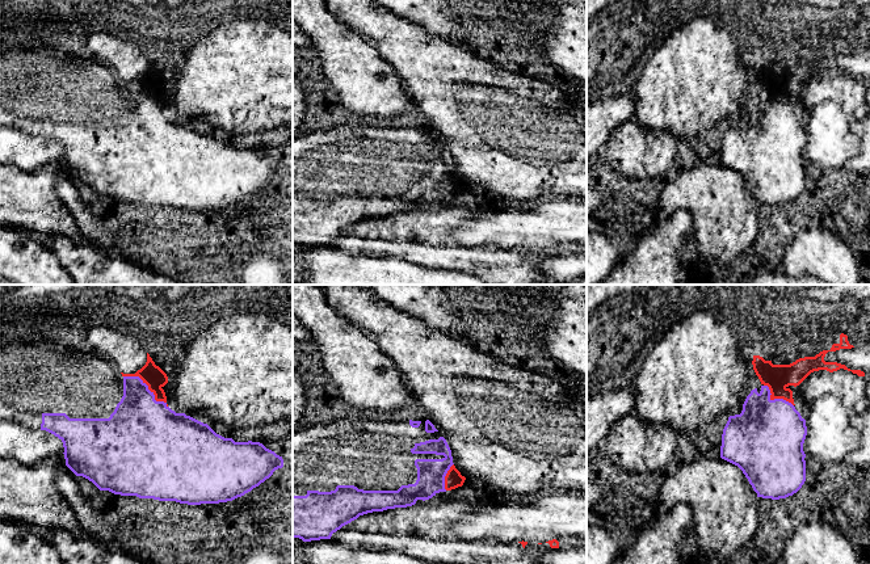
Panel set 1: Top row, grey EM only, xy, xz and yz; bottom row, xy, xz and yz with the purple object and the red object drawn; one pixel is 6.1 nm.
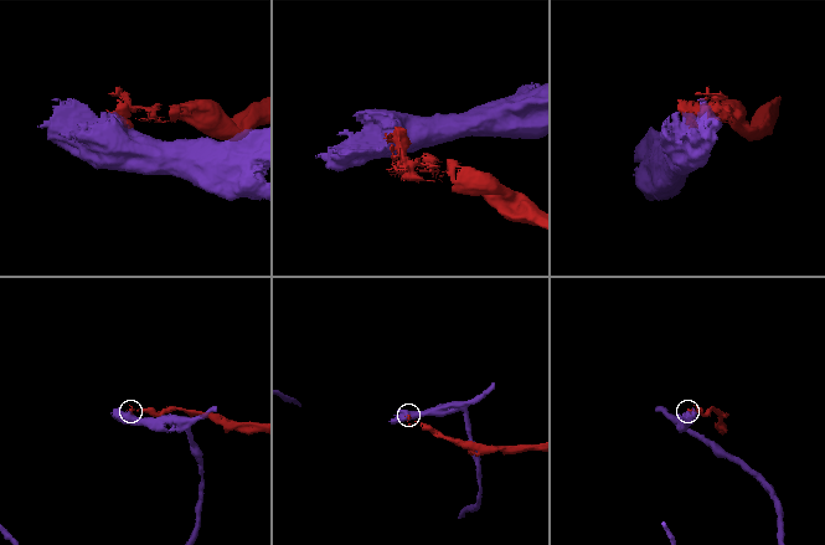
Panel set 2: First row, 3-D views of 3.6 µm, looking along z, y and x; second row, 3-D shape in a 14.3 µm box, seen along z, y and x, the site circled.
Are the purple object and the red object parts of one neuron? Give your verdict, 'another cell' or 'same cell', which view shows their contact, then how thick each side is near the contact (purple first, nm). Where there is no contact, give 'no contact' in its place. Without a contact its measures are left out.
another cell; meets purple in xy; 380 nm thick on the purple side, 140 nm on the other

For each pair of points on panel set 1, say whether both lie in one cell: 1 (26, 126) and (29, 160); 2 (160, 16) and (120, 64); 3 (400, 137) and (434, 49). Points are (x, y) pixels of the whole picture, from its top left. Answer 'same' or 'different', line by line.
1: different
2: different
3: different

